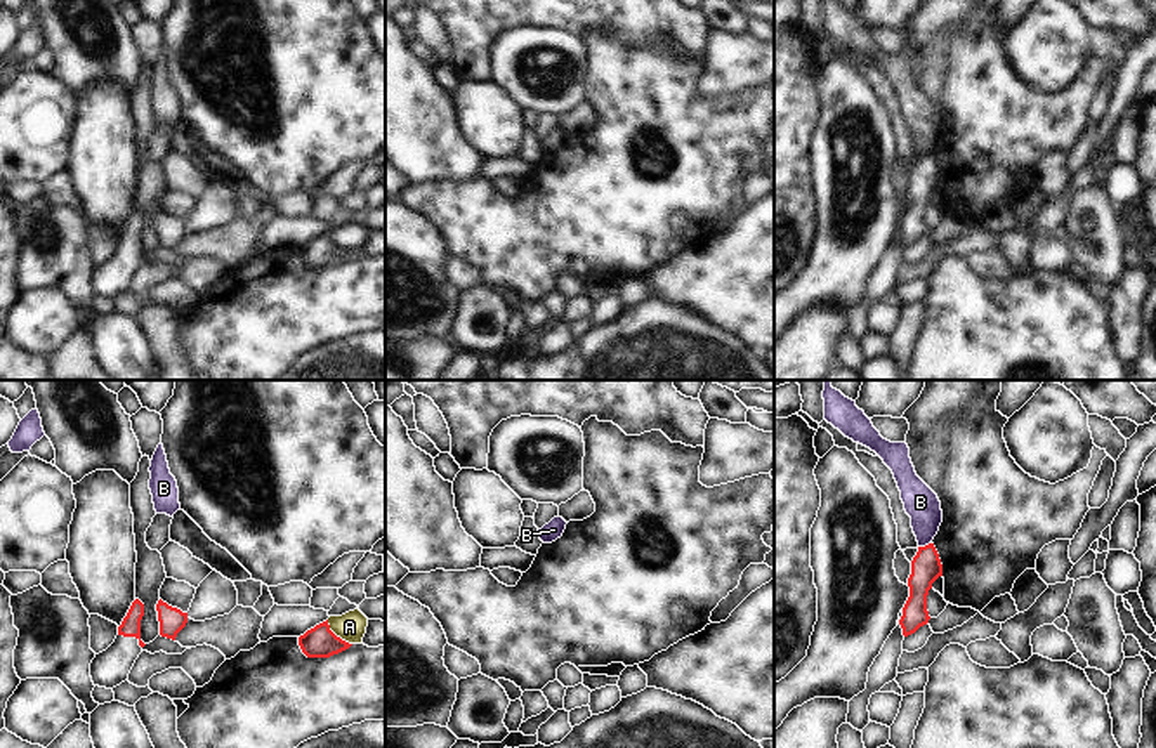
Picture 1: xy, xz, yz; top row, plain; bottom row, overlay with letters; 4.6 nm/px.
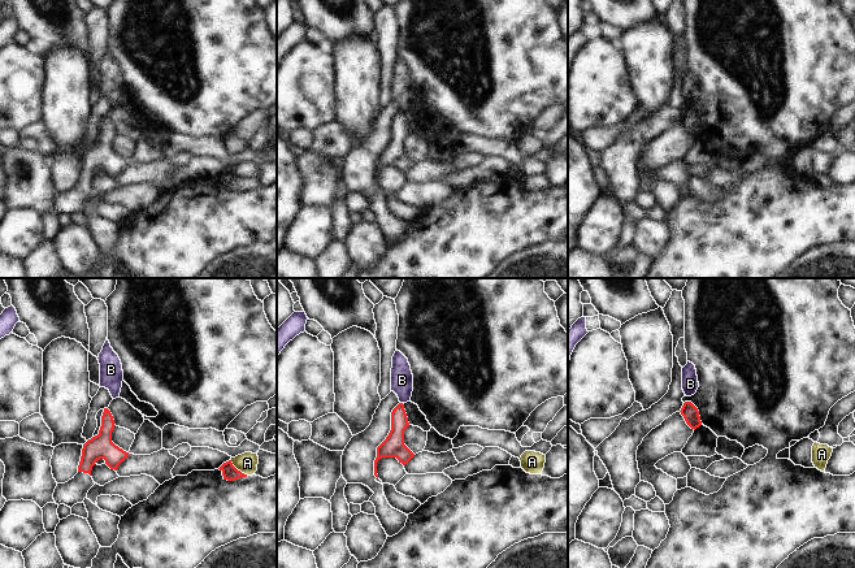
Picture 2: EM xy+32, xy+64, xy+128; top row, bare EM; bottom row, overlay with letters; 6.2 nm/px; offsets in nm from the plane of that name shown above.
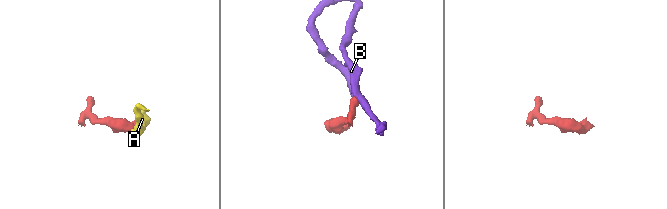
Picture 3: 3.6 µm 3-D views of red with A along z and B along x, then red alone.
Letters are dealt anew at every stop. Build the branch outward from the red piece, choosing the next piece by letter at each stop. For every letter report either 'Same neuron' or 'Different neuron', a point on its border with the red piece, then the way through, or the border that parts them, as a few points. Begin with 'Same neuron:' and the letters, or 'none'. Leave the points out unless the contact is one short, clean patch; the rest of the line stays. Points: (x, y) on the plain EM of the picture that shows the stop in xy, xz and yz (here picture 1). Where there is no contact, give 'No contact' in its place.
Same neuron: none
A: Different neuron. Touches red at xy (335, 247). Boundary: xy (327, 231), (328, 238), (351, 255)
B: Different neuron. Touches red at yz (926, 157). Boundary: yz (931, 153), (919, 158)

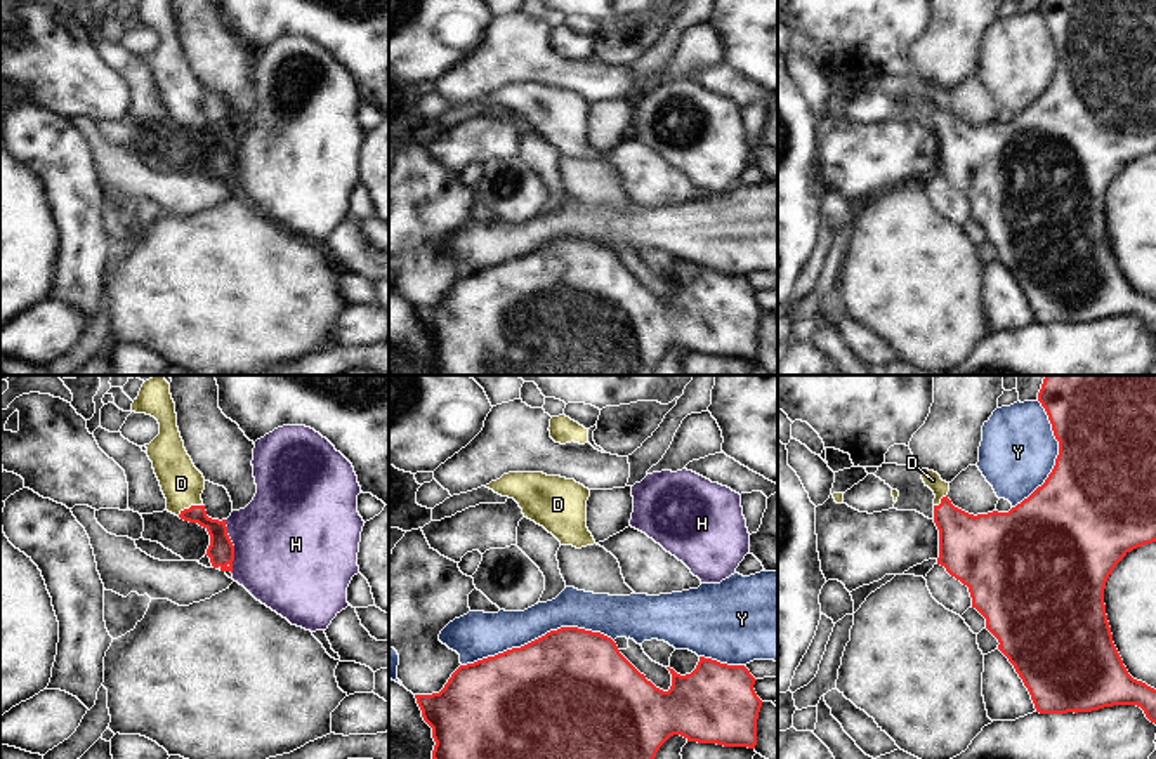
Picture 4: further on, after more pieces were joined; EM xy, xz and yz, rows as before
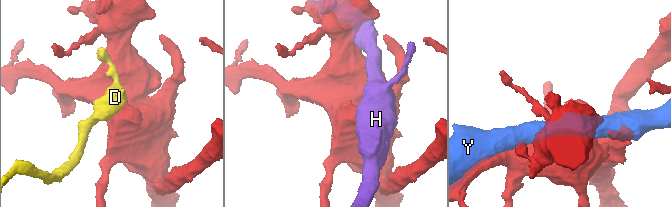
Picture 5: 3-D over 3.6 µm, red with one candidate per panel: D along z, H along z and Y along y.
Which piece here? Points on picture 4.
Same neuron: D
D: Same neuron. Touches red at xy (191, 117). Path across: xy (221, 162), (219, 146), (191, 117), (183, 106), (181, 94)
H: Different neuron. Touches red at xy (233, 157)
Y: Different neuron. Touches red at xz (538, 249)

